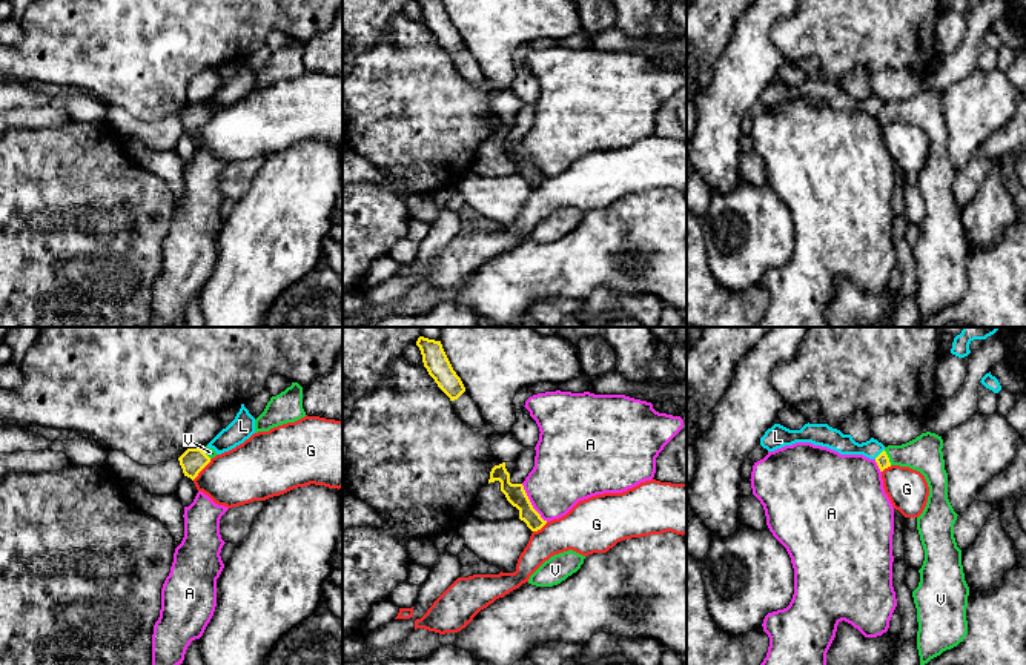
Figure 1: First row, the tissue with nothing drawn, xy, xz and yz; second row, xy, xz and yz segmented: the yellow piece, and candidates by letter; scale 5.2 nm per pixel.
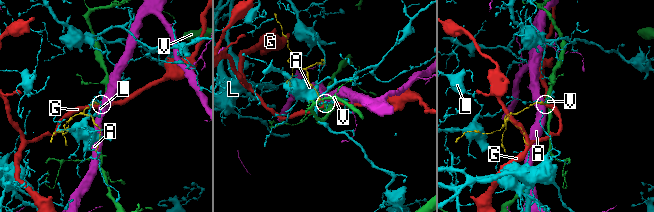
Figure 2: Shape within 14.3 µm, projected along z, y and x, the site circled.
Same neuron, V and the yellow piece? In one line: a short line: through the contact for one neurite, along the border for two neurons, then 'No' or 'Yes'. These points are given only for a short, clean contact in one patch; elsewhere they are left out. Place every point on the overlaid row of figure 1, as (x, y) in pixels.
Line: yz (882, 459), (888, 458), (923, 453). Yes

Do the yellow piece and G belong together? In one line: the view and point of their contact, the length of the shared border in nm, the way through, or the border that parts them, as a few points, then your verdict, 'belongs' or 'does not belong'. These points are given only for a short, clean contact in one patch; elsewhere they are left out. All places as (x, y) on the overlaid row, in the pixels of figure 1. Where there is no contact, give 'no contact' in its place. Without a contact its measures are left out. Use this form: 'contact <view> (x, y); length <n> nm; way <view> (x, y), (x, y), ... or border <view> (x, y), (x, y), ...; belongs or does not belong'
contact xy (201, 469); length 150 nm; border xy (211, 459), (192, 479); does not belong

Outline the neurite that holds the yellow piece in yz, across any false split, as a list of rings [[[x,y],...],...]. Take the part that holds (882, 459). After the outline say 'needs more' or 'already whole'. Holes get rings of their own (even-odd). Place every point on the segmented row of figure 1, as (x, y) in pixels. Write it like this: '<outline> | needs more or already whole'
[[[926,432],[902,445],[888,445],[875,458],[883,471],[891,465],[920,471],[929,487],[917,530],[925,550],[918,587],[912,591],[917,608],[917,650],[920,665],[957,647],[968,634],[966,607],[969,587],[965,581],[961,550],[954,538],[957,513],[948,499],[948,473],[942,436]]] | needs more

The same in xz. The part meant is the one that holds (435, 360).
[[[419,336],[416,346],[421,350],[424,367],[438,387],[450,398],[450,401],[458,399],[465,392],[465,387],[453,370],[441,341]]] | already whole

